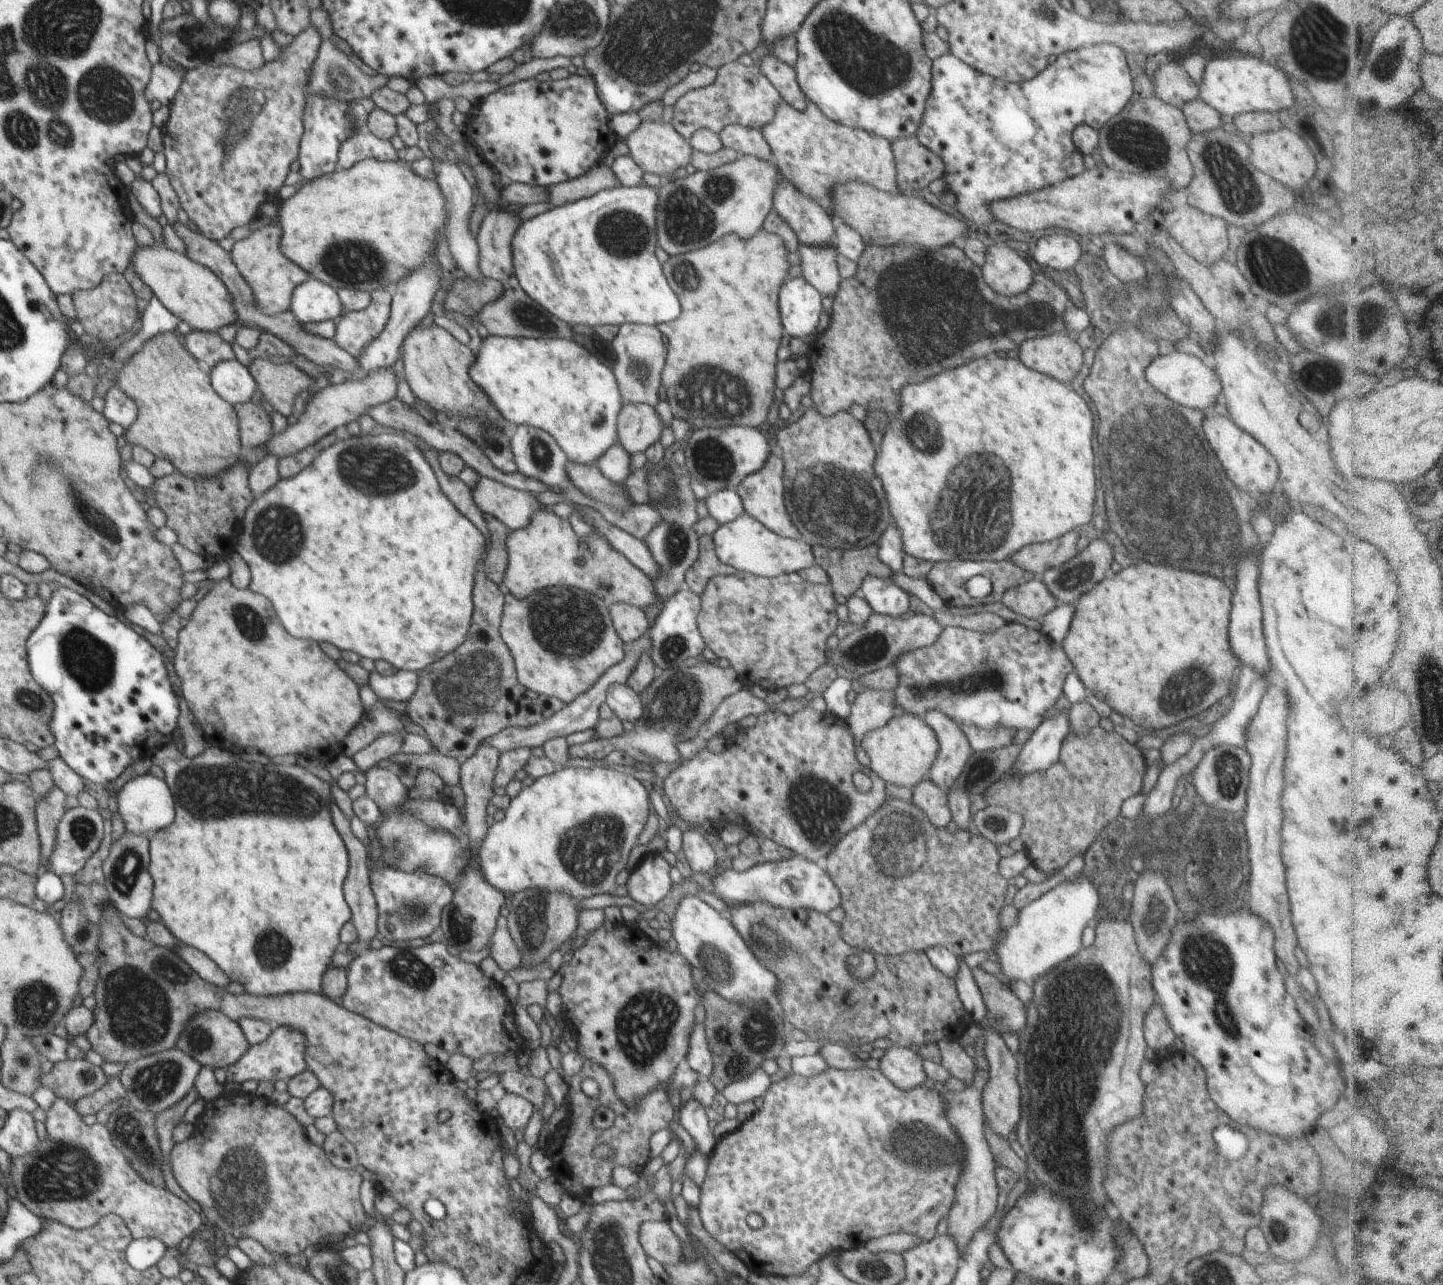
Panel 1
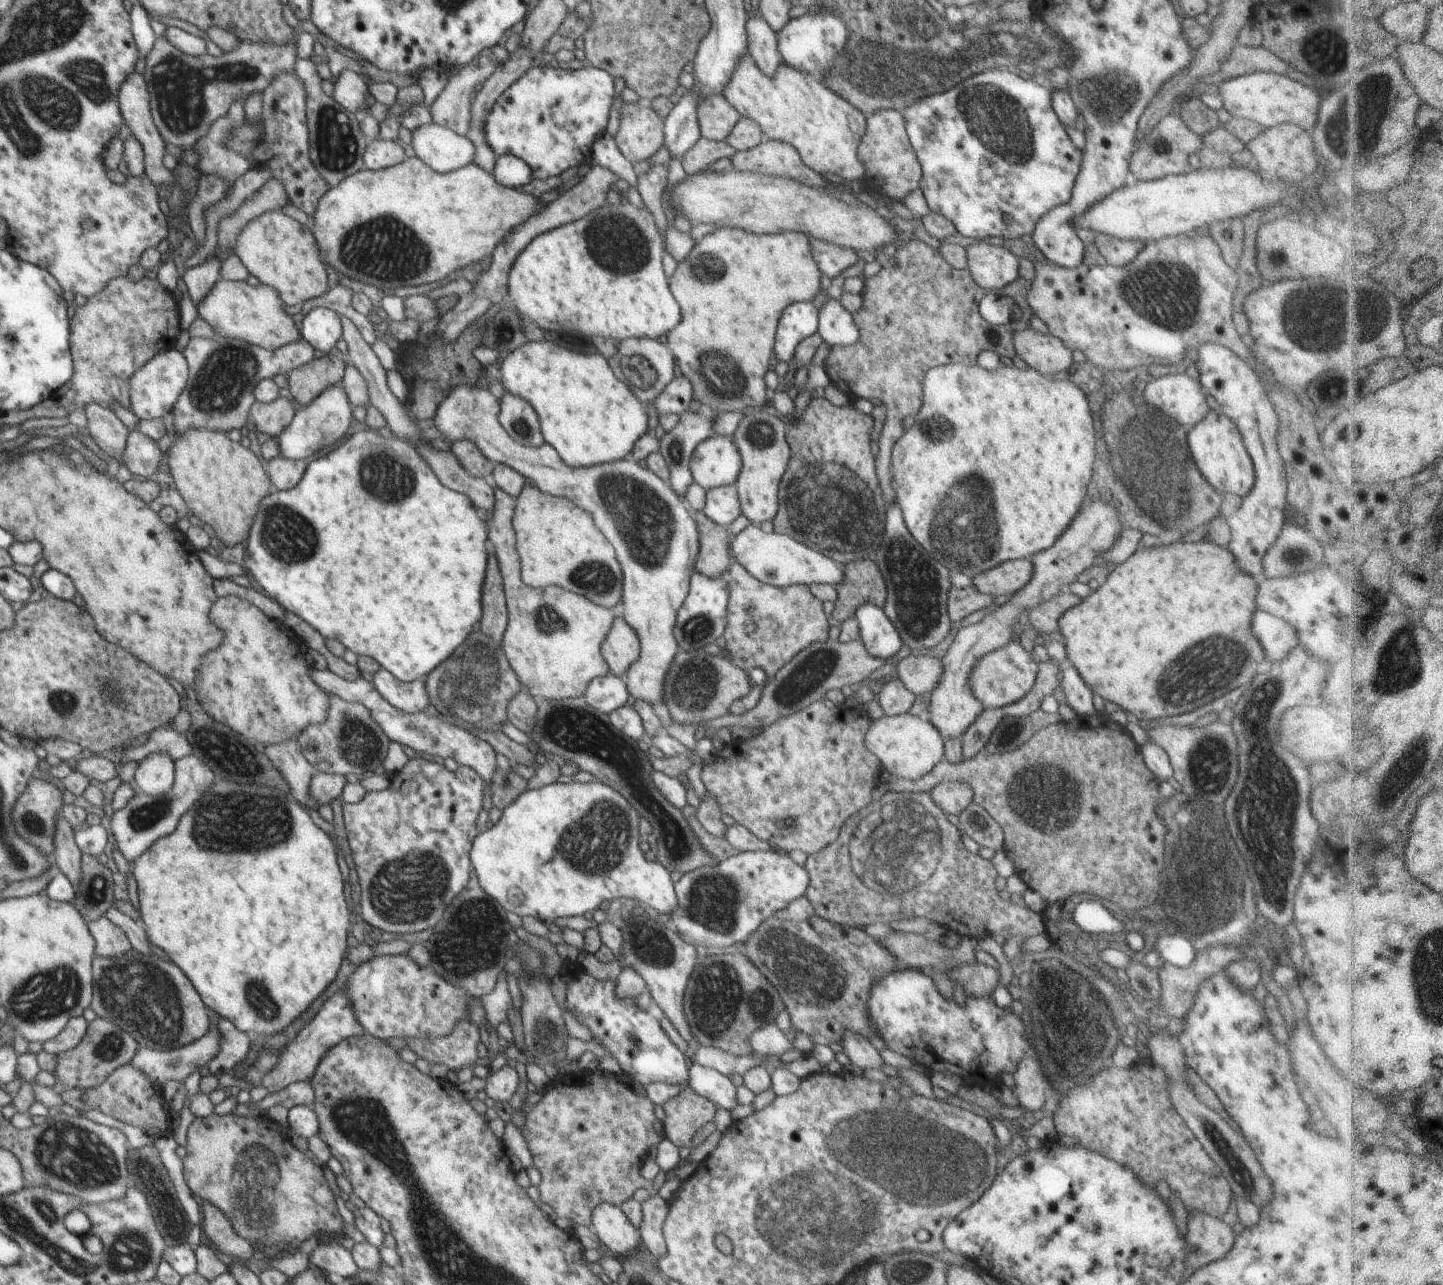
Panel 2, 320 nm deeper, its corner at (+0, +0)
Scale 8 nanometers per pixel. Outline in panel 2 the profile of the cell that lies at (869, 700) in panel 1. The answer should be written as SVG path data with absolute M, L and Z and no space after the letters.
M898 676L882 681L877 691L877 699L886 715L901 715L913 709L916 695L904 686Z

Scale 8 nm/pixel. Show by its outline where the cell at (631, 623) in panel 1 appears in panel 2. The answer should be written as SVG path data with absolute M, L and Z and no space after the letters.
M616 617L601 646L610 674L619 677L628 672L639 659L640 651L639 638L634 629L622 617Z

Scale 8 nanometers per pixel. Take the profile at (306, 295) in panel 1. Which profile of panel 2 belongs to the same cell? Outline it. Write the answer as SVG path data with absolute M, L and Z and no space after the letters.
M326 307L312 309L302 320L301 335L319 355L330 354L342 333L339 314Z

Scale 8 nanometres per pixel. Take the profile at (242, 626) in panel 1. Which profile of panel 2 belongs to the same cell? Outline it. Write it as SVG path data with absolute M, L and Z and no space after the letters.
M235 596L217 597L210 618L214 625L223 630L223 643L215 651L204 655L199 678L192 688L197 693L196 700L215 721L239 732L253 744L262 742L266 746L298 738L306 726L326 720L329 694L310 678L310 666L303 657L305 646L289 628L268 618L247 600Z

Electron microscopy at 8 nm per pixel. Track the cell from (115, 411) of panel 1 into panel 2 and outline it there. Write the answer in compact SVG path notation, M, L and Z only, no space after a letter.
M176 348L157 352L142 368L139 368L129 380L131 412L139 419L155 419L164 417L173 410L188 382L188 365L182 352Z

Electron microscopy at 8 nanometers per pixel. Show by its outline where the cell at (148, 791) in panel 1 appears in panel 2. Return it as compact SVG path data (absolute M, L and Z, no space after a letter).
M153 752L138 762L132 778L136 788L149 795L161 795L172 788L175 761L167 752Z

